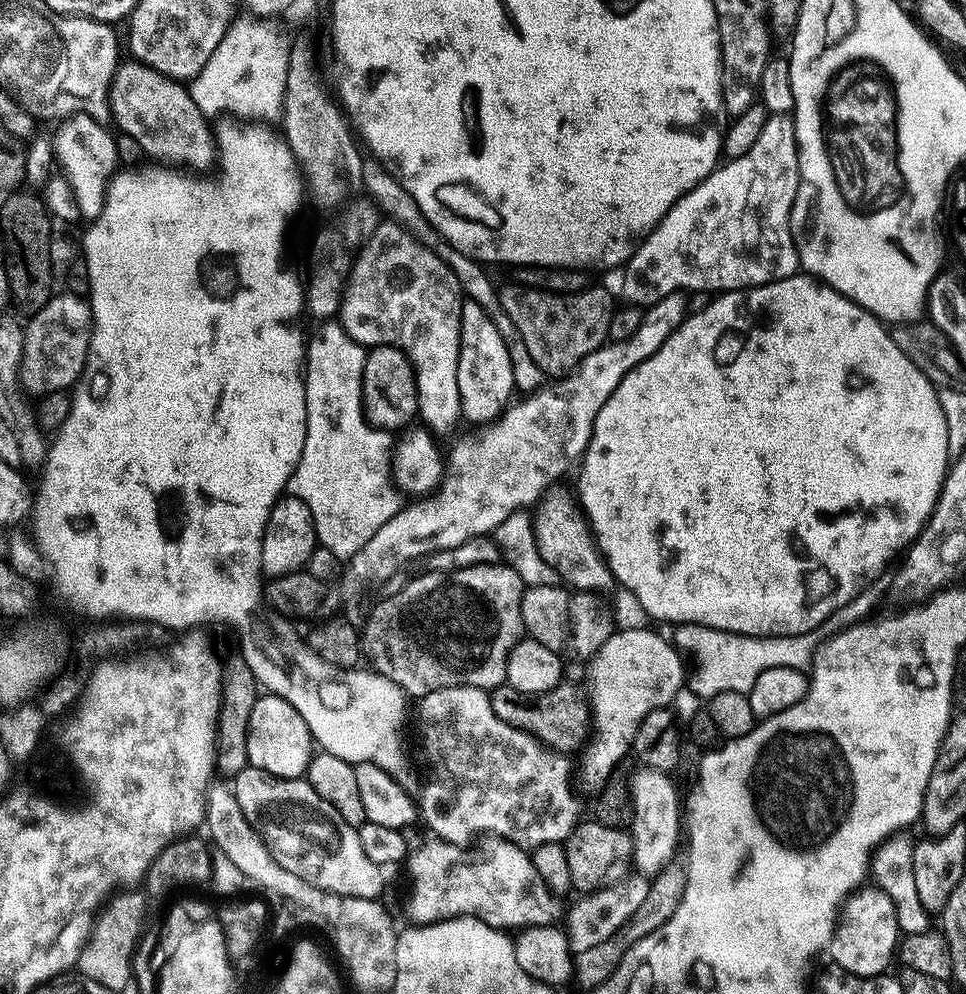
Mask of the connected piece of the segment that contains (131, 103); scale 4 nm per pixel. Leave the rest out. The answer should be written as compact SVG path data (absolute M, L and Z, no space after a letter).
M135 62L121 63L117 67L116 74L112 78L112 86L108 93L108 103L110 105L111 115L116 116L117 129L120 132L130 134L130 138L134 138L134 142L138 142L138 146L142 146L145 157L151 158L156 162L167 162L172 166L183 165L185 169L196 170L192 168L208 168L213 167L214 161L217 159L218 152L214 147L214 132L210 127L209 121L198 110L198 106L191 98L185 99L184 104L184 128L180 128L180 88L181 85L177 81L165 79L164 92L159 92L158 89L152 88L148 92L149 104L144 101L144 92L140 88L132 89L132 83L135 80L140 80L146 75L144 65Z

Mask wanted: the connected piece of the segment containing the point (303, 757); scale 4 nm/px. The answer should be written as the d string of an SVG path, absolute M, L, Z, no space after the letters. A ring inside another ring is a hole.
M264 694L254 702L254 710L250 710L246 750L251 767L283 780L298 780L307 773L314 755L314 741L306 722L289 702Z

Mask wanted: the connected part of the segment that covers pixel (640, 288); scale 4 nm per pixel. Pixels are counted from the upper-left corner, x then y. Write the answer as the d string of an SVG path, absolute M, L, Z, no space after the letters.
M772 114L764 123L764 128L758 134L758 138L750 146L745 156L739 156L737 160L728 160L723 166L717 167L693 192L688 192L678 201L673 208L664 215L663 220L639 241L635 254L630 257L624 272L624 296L629 305L649 306L656 304L660 299L672 292L684 292L693 288L696 292L712 292L708 294L723 294L726 292L738 292L750 288L760 288L763 284L773 284L776 280L785 280L797 275L800 268L800 256L796 252L796 240L792 237L792 207L796 201L796 191L800 185L800 163L798 162L798 146L796 145L796 127L791 115Z

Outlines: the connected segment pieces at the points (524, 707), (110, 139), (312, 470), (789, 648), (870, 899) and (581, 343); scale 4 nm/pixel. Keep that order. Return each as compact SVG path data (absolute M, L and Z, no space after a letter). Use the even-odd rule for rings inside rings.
M561 682L557 688L543 692L541 696L527 696L513 688L501 686L491 693L491 697L494 712L502 718L502 722L510 722L510 726L530 734L554 752L572 754L575 748L582 747L589 739L594 724L593 710L581 685L579 688L576 684Z
M85 112L76 116L65 116L57 124L60 125L56 132L51 133L55 163L60 163L59 171L73 191L79 215L85 221L91 222L102 214L108 182L118 171L116 136L106 132L101 121L90 118Z
M324 322L319 326L321 328L314 332L306 349L306 442L287 491L310 506L319 547L330 550L342 562L348 562L402 510L402 496L392 478L393 433L373 428L364 414L363 368L368 352L364 345L350 338L343 324Z
M681 624L675 632L675 643L687 653L690 660L692 655L696 663L696 669L690 672L690 688L692 684L693 694L703 698L711 698L723 692L746 694L754 682L758 682L758 676L764 670L774 670L774 666L807 669L822 643L819 631L801 636L743 636L701 624Z
M864 886L852 893L843 905L842 911L838 917L836 931L832 934L830 953L837 960L839 967L844 972L852 972L856 976L879 976L887 973L888 963L898 952L898 941L902 933L898 924L898 918L895 912L895 902L884 893L883 889L877 886Z
M509 282L499 289L499 295L502 310L514 322L526 350L545 377L563 378L575 372L587 355L604 346L609 339L614 303L604 288L592 286L582 292L565 294Z

